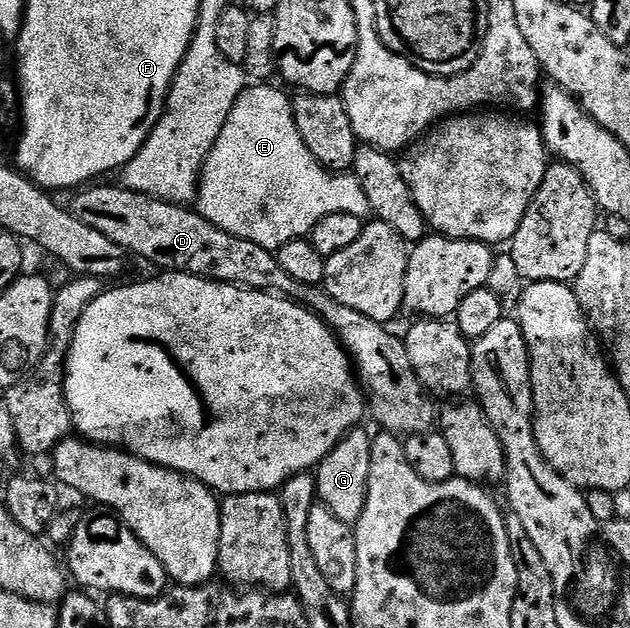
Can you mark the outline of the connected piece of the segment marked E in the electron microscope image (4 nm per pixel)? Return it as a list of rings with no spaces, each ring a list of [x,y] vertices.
[[[273,84],[250,85],[239,100],[235,100],[235,108],[231,108],[231,116],[227,116],[227,124],[223,124],[223,132],[219,132],[219,140],[215,140],[215,148],[211,148],[201,170],[195,209],[208,222],[215,224],[215,228],[223,228],[223,232],[231,236],[251,240],[251,244],[259,244],[259,248],[274,252],[292,238],[308,236],[323,216],[347,212],[362,220],[370,217],[367,196],[363,196],[363,188],[359,188],[357,179],[352,173],[326,170],[317,163],[307,144],[303,144],[303,136],[299,136],[290,95],[276,90]]]

